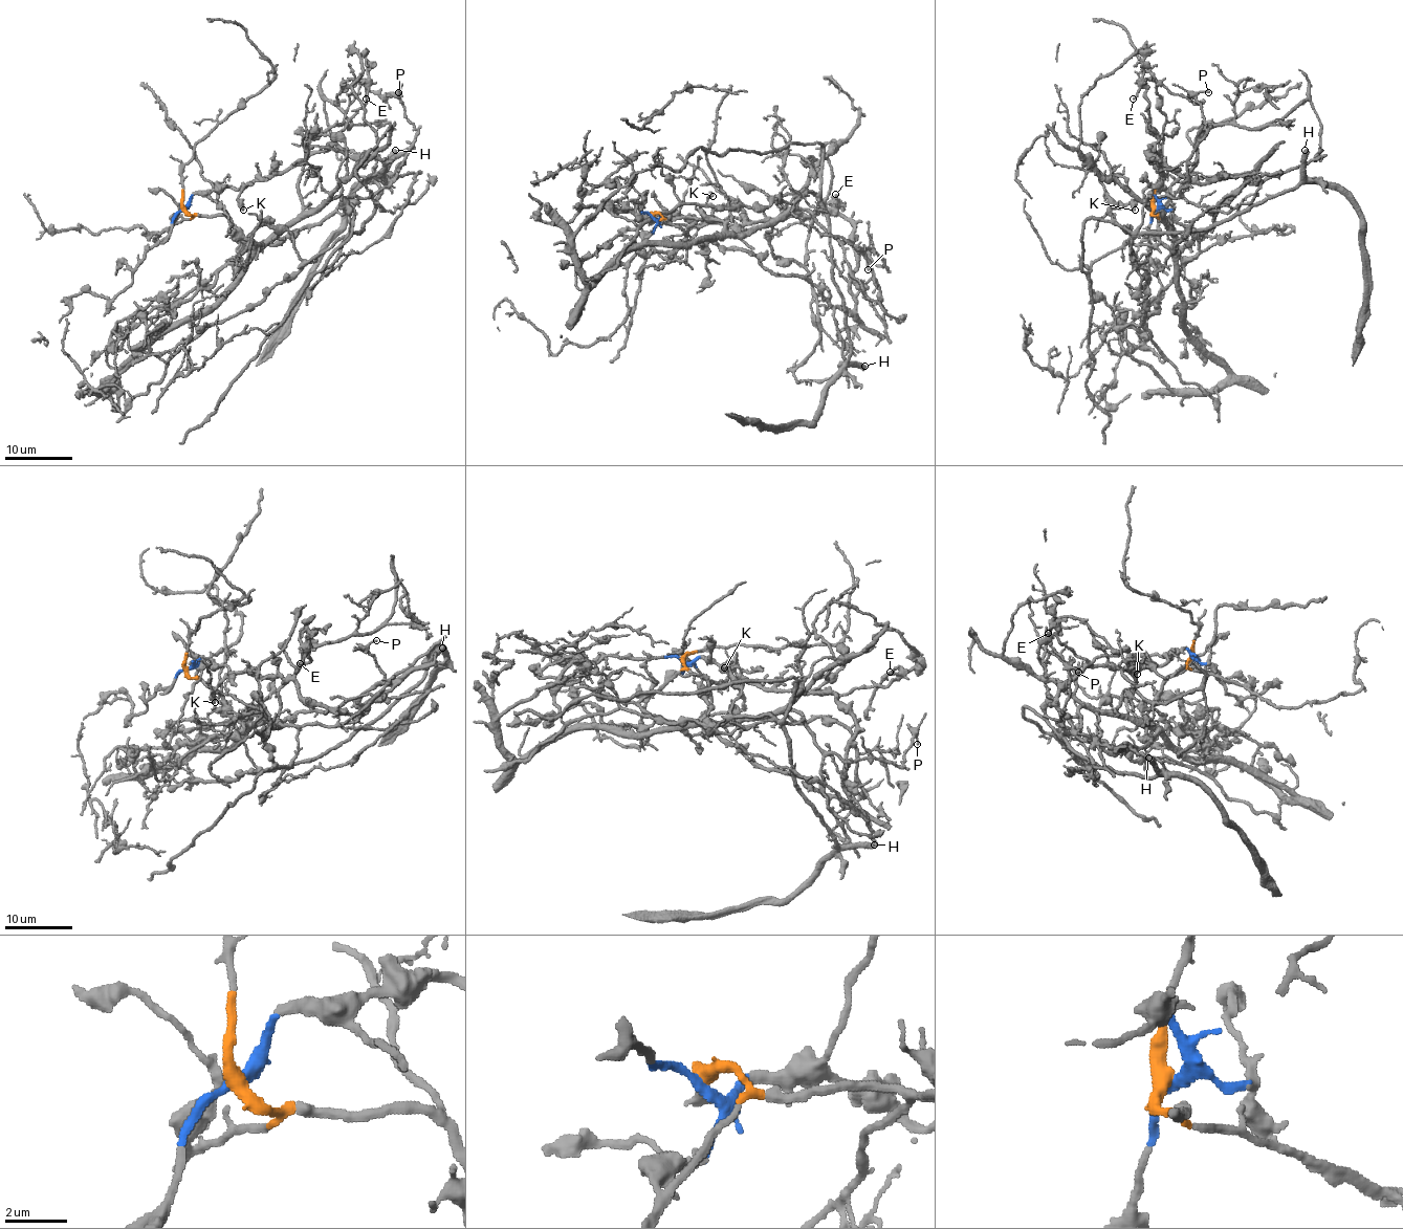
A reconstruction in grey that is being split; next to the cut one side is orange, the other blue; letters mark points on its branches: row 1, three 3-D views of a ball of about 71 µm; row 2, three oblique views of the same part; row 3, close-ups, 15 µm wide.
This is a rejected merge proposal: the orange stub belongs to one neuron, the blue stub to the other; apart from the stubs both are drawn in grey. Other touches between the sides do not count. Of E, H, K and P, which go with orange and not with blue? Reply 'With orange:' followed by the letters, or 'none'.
With orange: H, P

